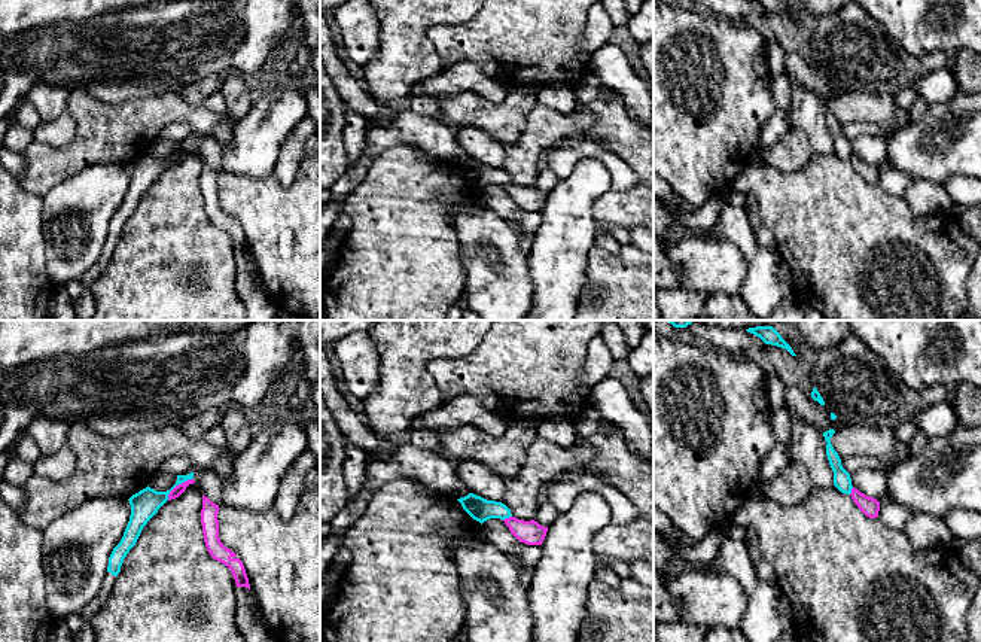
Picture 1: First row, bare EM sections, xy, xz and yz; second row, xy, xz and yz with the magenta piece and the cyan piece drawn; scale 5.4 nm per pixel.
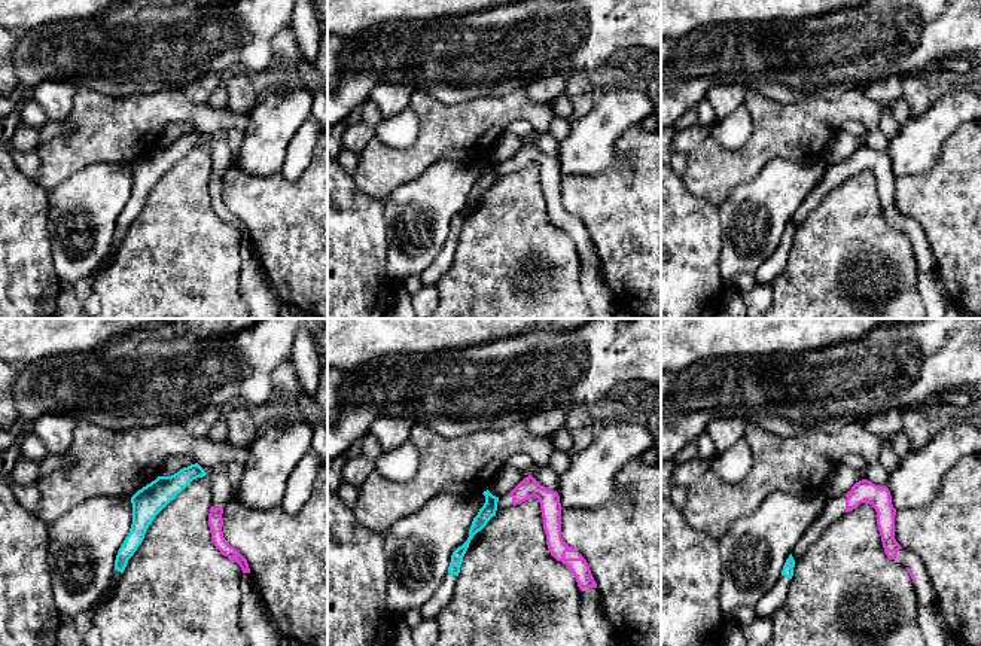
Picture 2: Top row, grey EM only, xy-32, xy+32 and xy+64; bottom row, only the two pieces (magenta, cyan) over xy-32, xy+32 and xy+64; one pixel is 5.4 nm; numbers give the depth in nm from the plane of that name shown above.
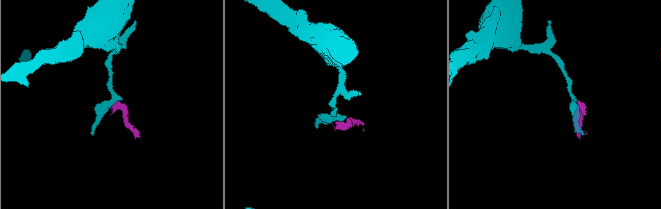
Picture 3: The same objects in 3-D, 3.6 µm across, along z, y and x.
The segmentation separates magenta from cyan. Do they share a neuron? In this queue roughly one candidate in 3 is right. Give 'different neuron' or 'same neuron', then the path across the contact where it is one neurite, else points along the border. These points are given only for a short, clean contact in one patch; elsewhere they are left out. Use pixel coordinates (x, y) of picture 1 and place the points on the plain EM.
different neuron; border xy (192, 143), (179, 149), (167, 166)

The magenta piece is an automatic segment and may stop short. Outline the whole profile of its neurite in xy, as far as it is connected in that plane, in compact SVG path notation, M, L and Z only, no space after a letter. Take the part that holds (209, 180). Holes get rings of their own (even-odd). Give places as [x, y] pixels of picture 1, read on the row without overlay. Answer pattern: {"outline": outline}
{"outline": "M202 161L201 191L204 209L210 222L228 232L237 250L235 289L246 307L246 320L277 320L278 308L256 270L256 262L250 256L249 244L243 228L234 217L226 214L219 204L219 171Z"}

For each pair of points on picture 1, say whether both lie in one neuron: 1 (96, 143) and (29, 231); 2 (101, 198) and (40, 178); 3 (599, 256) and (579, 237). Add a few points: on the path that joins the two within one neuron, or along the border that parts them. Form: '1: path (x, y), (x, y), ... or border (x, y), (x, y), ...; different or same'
1: border (15, 178), (24, 189), (40, 198); different
2: border (88, 167), (54, 185), (42, 198); different
3: border (594, 245), (587, 259), (587, 279), (584, 282); different

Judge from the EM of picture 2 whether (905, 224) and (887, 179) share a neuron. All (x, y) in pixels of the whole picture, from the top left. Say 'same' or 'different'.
same

